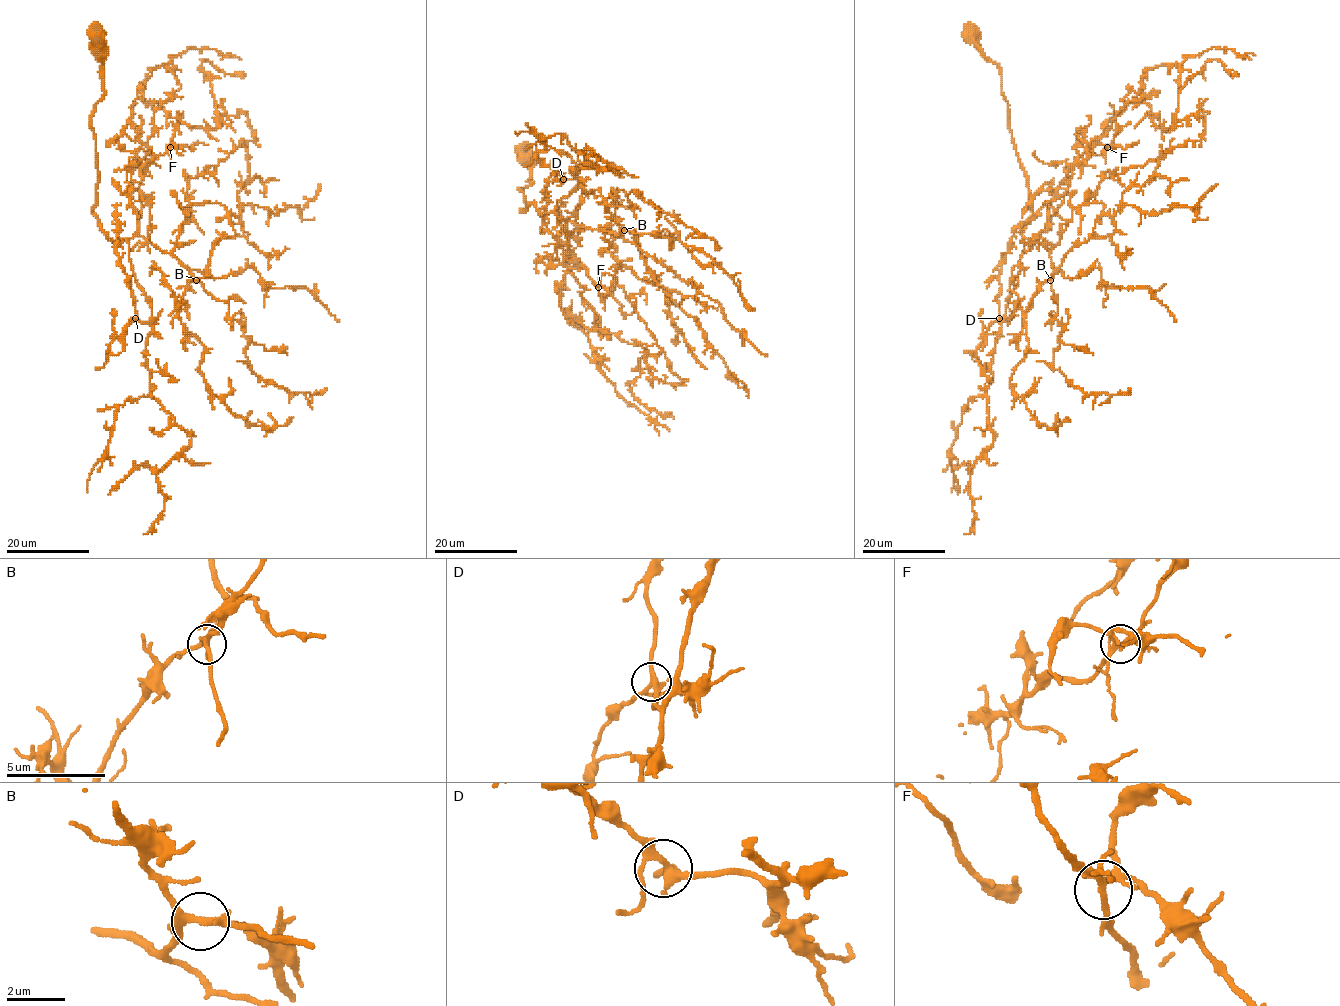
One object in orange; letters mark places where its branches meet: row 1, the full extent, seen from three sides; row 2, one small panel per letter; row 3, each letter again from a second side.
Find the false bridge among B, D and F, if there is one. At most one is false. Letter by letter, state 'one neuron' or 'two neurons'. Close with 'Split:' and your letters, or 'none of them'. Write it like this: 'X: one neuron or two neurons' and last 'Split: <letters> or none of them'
B: one neuron
D: one neuron
F: one neuron
Split: none of them

